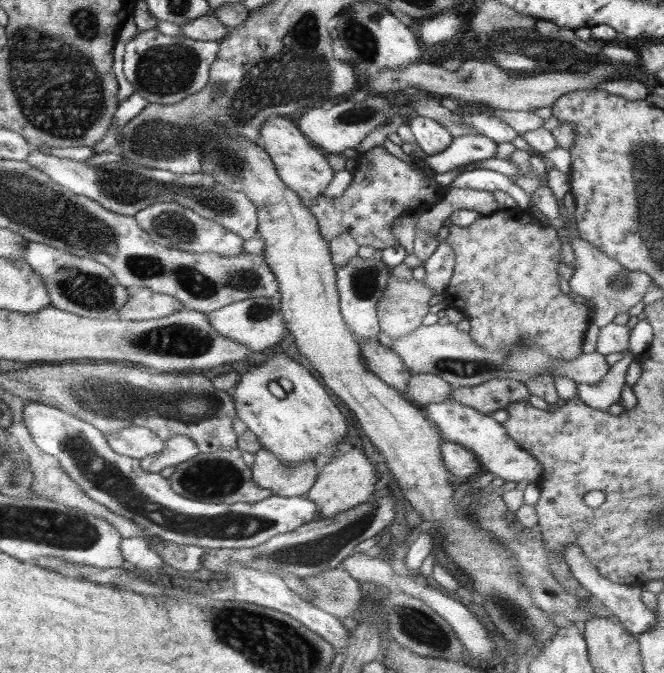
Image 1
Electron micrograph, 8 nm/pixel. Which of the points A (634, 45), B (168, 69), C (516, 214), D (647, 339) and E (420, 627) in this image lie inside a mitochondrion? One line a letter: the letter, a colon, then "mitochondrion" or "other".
A: other
B: mitochondrion
C: other
D: other
E: mitochondrion

